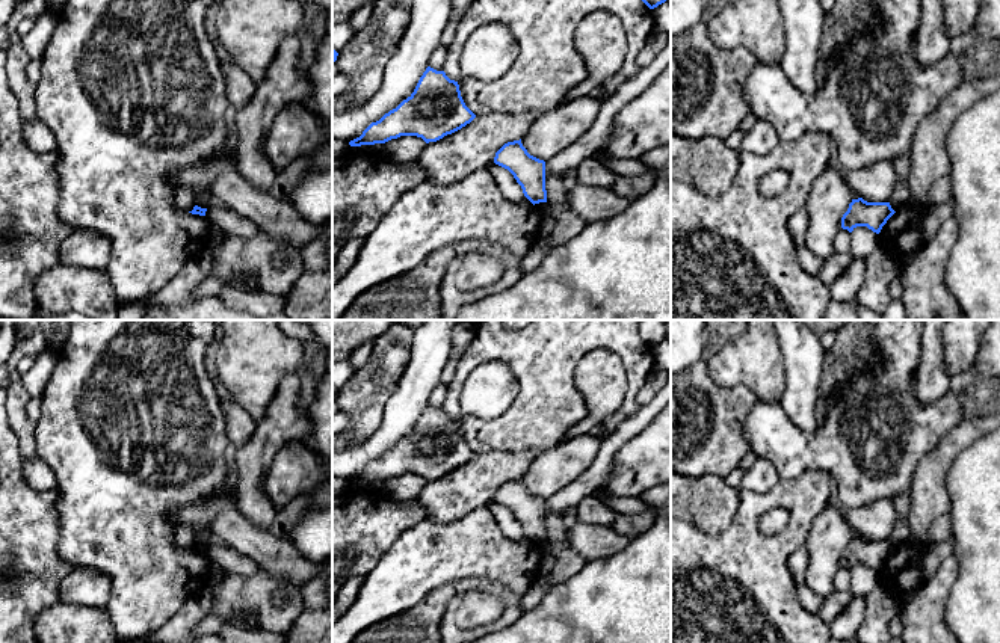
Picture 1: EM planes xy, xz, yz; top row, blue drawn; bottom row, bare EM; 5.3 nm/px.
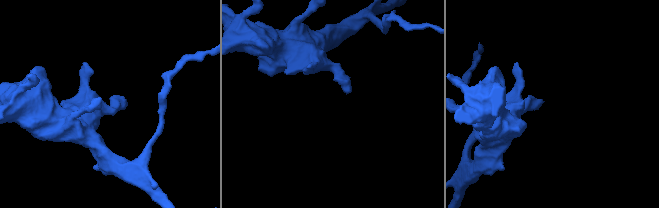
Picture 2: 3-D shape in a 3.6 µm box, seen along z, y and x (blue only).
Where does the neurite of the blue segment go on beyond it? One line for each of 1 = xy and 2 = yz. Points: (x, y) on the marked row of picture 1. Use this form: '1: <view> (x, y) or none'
1: none
2: none

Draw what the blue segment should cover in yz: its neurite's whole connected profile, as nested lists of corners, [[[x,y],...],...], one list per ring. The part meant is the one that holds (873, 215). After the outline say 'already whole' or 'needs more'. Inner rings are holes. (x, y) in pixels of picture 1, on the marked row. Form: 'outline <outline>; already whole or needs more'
outline [[[863,198],[852,199],[841,217],[841,228],[852,232],[856,226],[867,226],[879,234],[894,213],[890,202],[867,202]]]; already whole

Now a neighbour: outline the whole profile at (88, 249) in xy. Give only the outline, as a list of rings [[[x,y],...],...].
[[[76,231],[65,238],[59,249],[60,263],[65,266],[104,270],[112,255],[110,242],[94,231]]]

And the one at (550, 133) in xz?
[[[586,95],[541,115],[521,137],[523,146],[530,155],[547,162],[592,127],[600,104],[601,98]]]

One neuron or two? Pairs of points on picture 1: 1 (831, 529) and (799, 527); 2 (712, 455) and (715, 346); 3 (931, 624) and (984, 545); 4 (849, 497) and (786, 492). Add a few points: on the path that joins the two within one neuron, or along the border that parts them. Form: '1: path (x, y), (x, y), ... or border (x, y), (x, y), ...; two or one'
1: border (828, 503), (814, 519), (802, 544); two
2: path (703, 427), (703, 373); one
3: border (958, 569), (946, 601), (947, 627); two
4: border (798, 477), (810, 470), (825, 470), (834, 482); two

